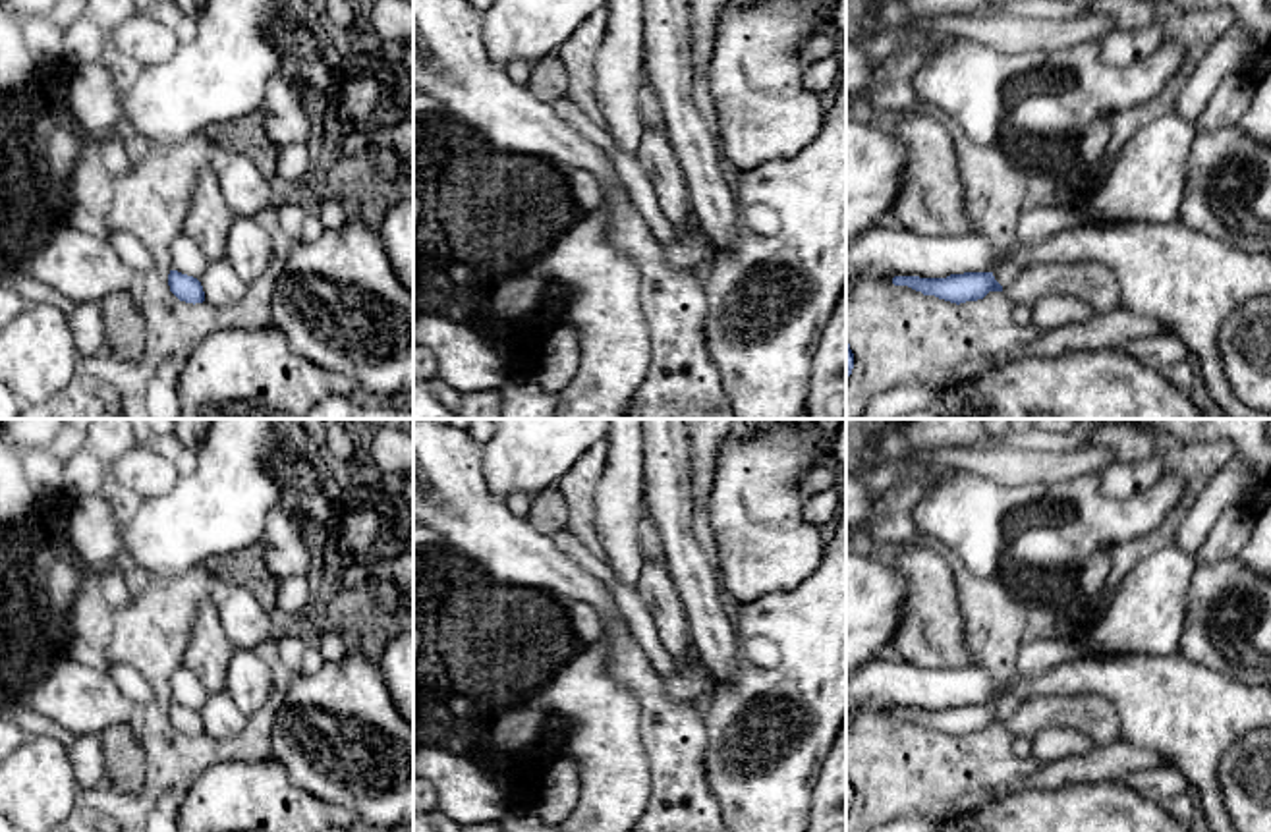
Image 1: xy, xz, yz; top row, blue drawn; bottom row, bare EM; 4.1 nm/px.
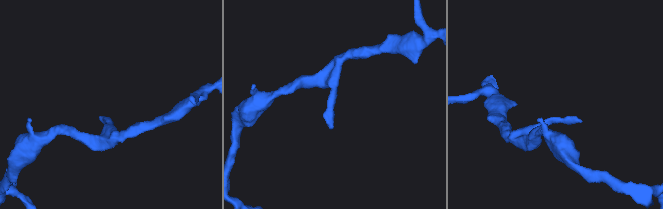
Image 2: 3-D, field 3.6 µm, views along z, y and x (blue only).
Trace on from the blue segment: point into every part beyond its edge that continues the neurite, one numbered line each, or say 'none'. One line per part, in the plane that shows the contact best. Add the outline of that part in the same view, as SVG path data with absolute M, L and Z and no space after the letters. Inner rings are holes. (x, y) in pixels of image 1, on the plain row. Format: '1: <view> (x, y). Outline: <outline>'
none

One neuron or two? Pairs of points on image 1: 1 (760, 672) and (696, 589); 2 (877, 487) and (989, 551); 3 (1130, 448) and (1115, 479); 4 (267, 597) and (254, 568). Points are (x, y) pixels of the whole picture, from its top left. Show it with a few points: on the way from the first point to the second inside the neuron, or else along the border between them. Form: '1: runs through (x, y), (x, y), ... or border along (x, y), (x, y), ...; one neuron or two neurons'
1: border along (736, 622), (736, 672), (731, 680), (717, 684); two neurons
2: runs through (908, 471), (924, 471), (972, 520); one neuron
3: border along (1163, 446), (1148, 458), (1117, 464); two neurons
4: runs through (263, 589), (254, 576); one neuron

